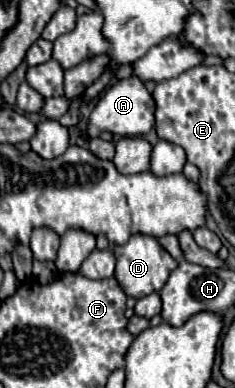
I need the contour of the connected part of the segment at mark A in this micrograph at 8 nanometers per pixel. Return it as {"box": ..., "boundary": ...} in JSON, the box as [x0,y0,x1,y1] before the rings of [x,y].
{"box":[87,75,155,137],"boundary":[[[131,75],[127,79],[115,81],[107,87],[107,91],[103,93],[103,97],[99,99],[99,103],[95,105],[91,117],[89,117],[89,127],[87,133],[91,137],[97,137],[101,131],[111,131],[115,135],[145,135],[153,129],[155,125],[155,99],[153,95],[145,89],[145,83],[137,77]]]}

